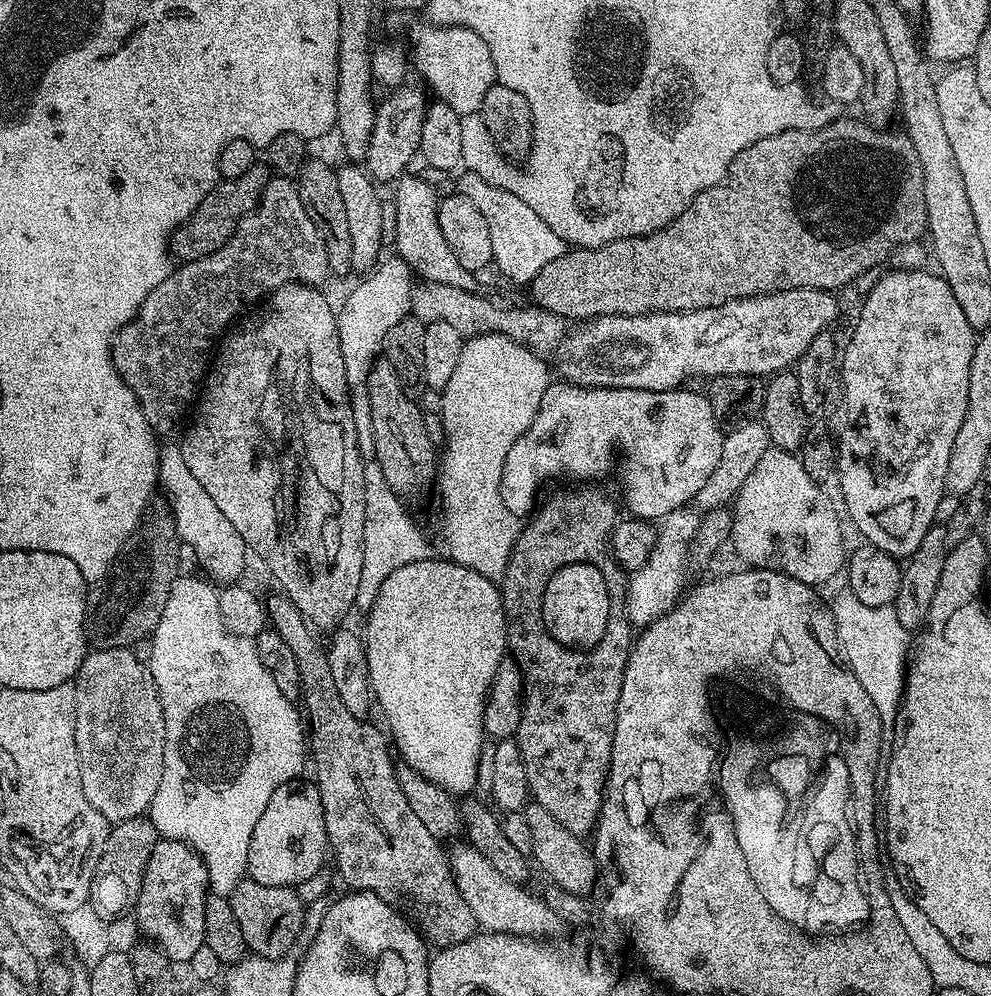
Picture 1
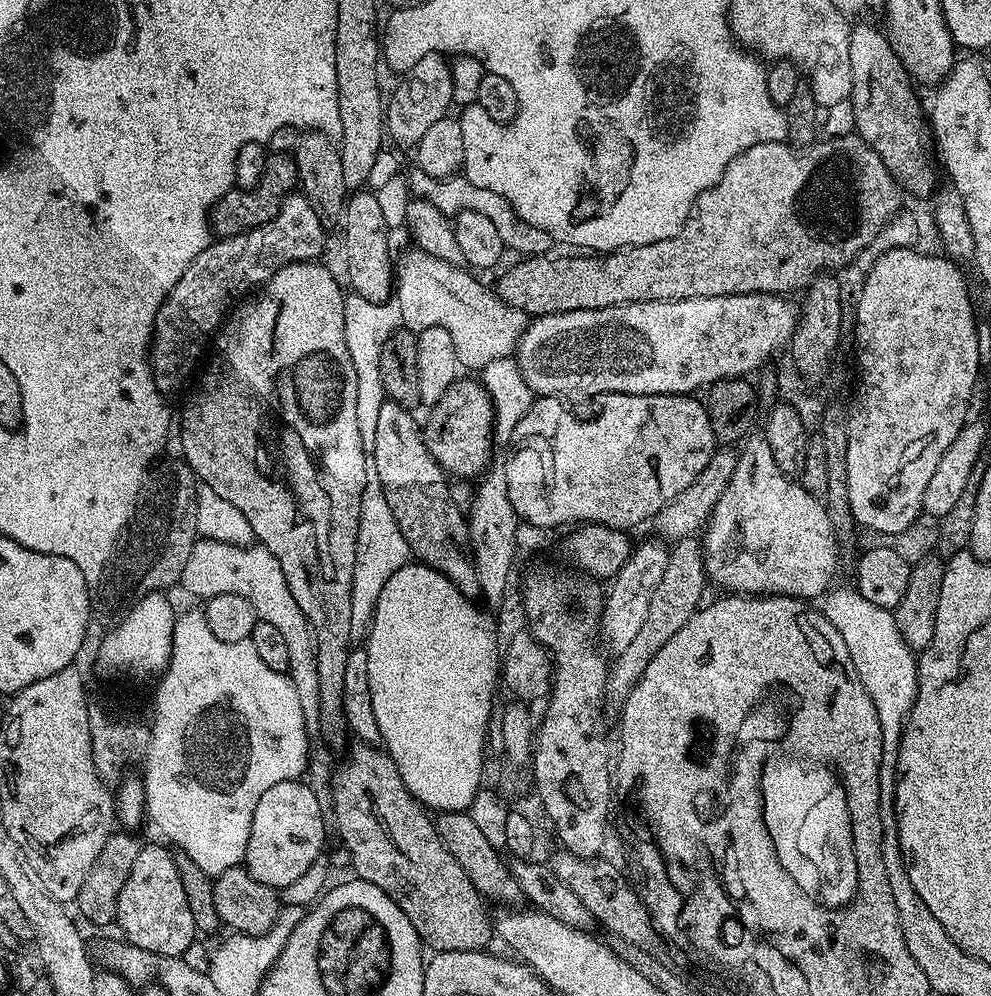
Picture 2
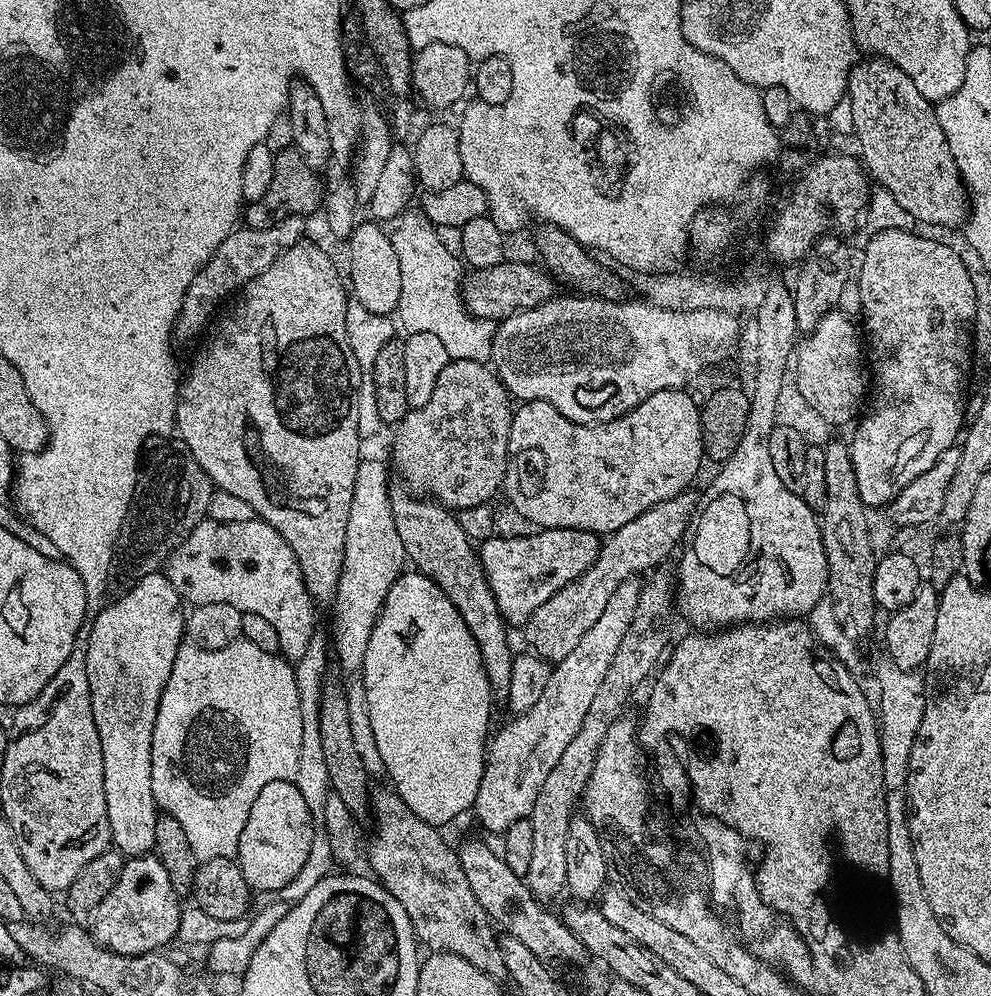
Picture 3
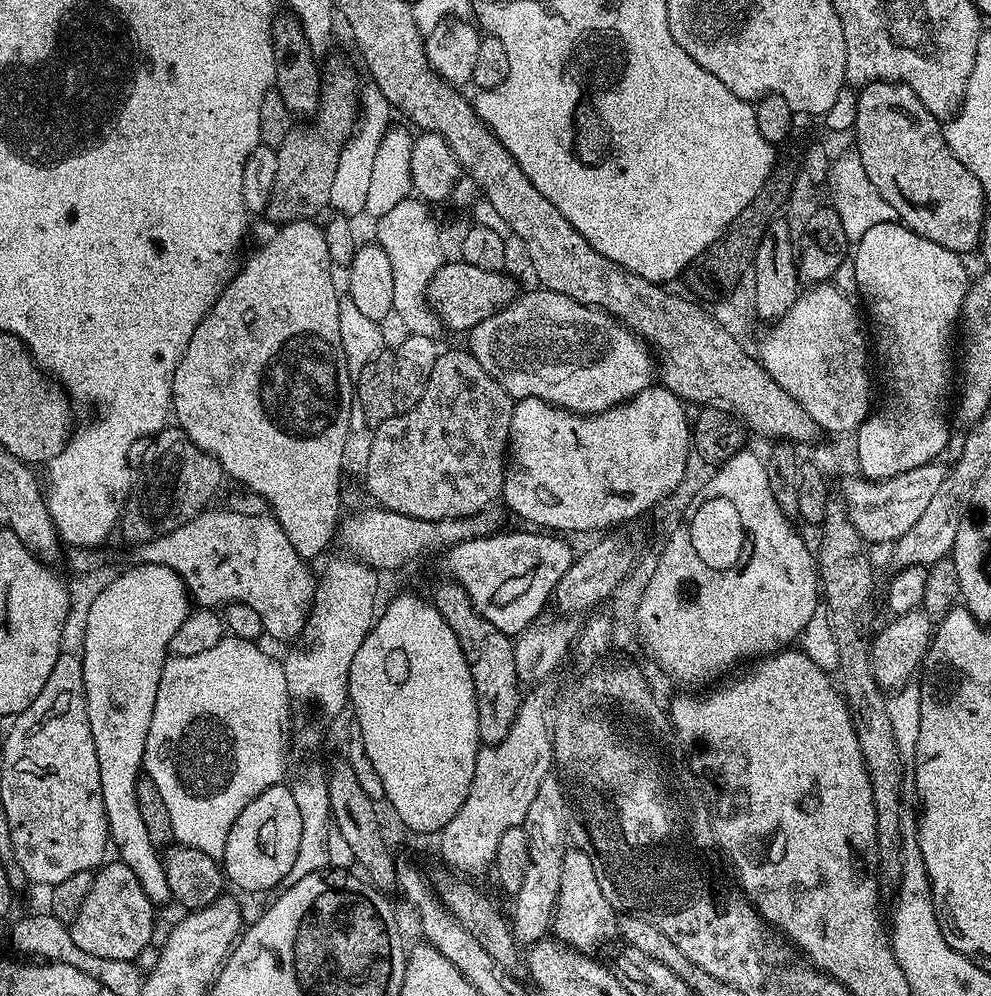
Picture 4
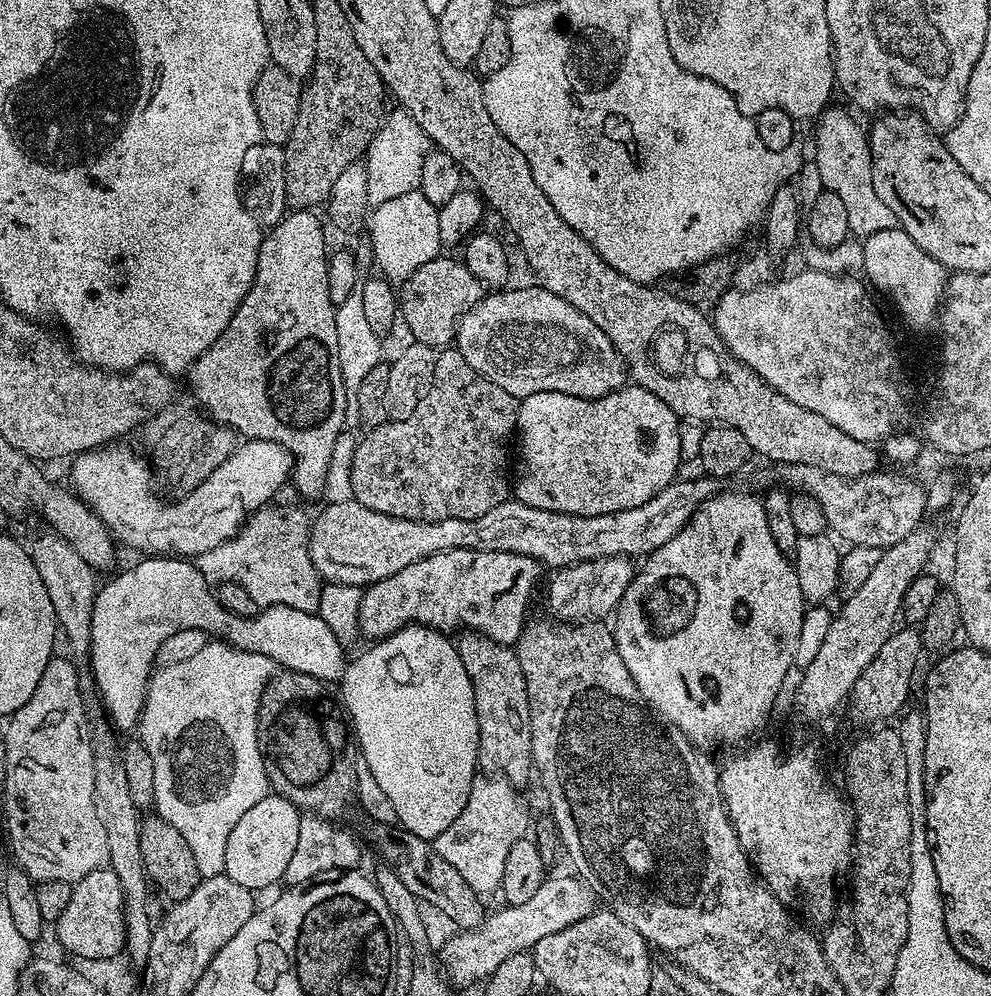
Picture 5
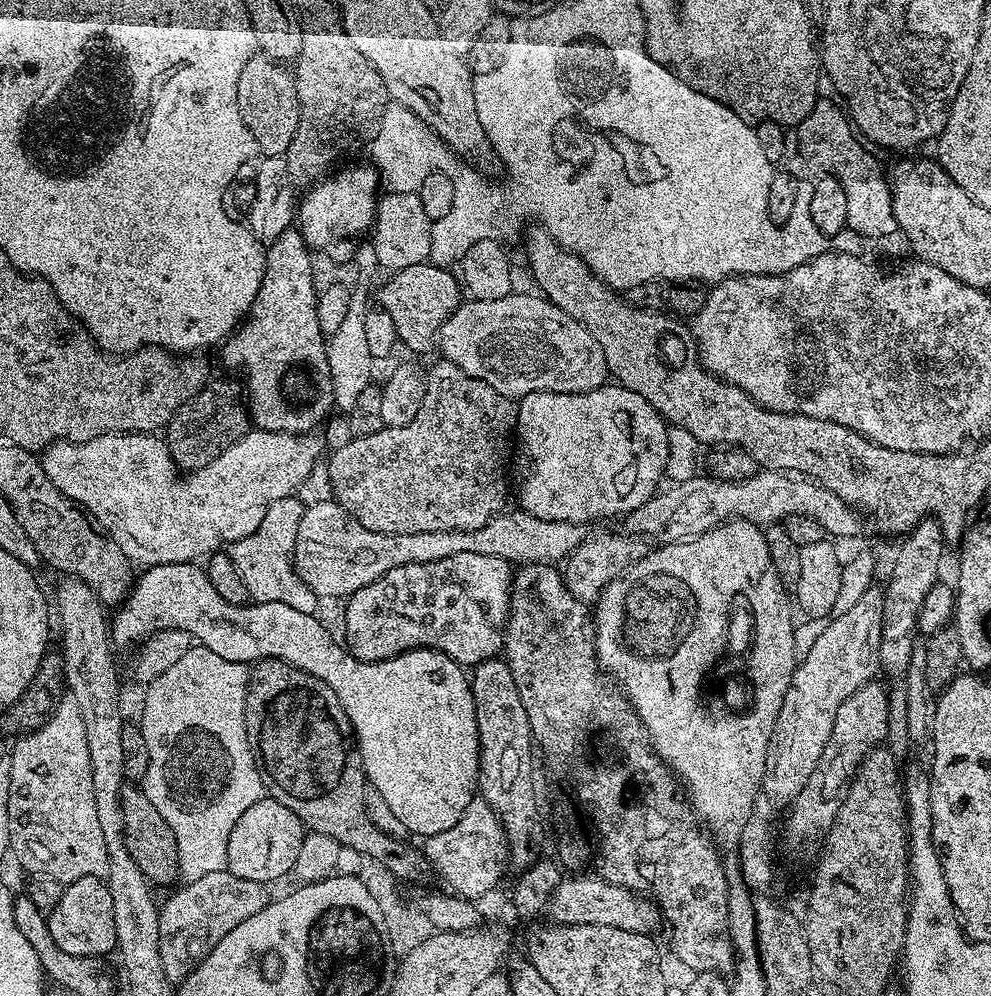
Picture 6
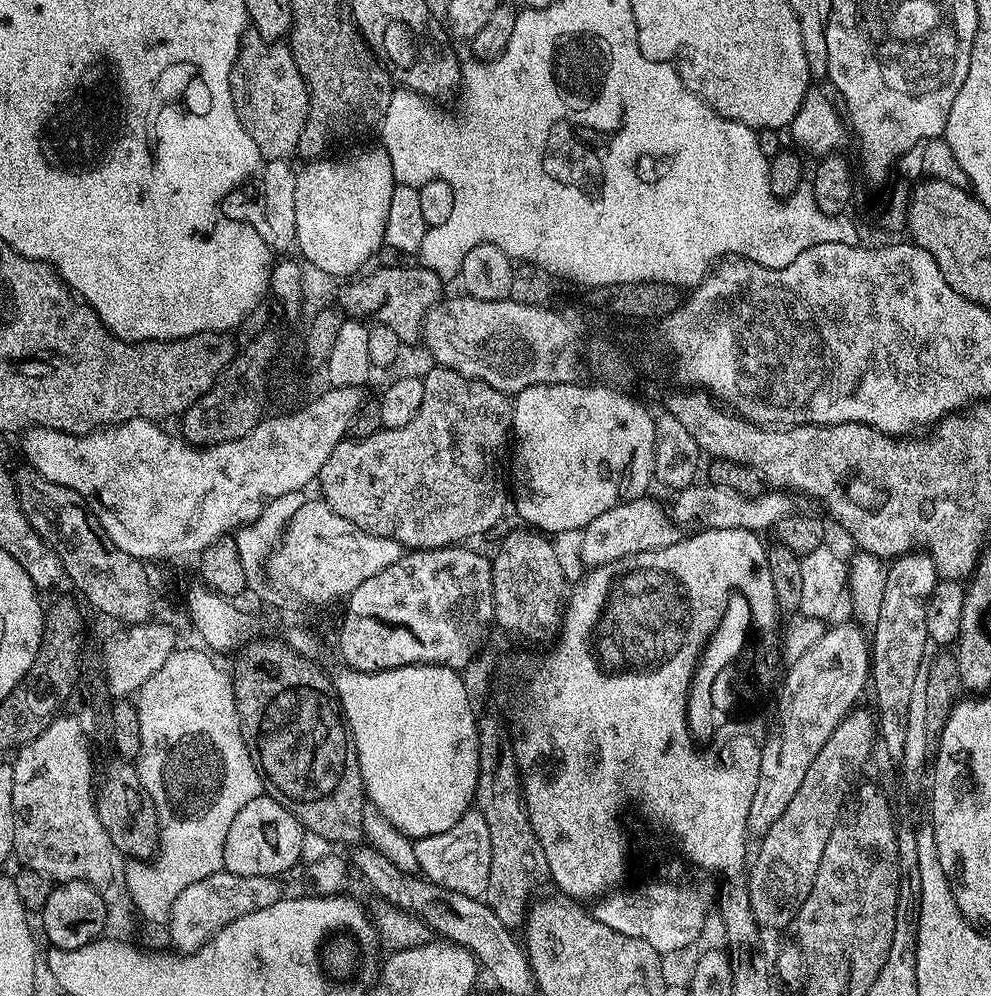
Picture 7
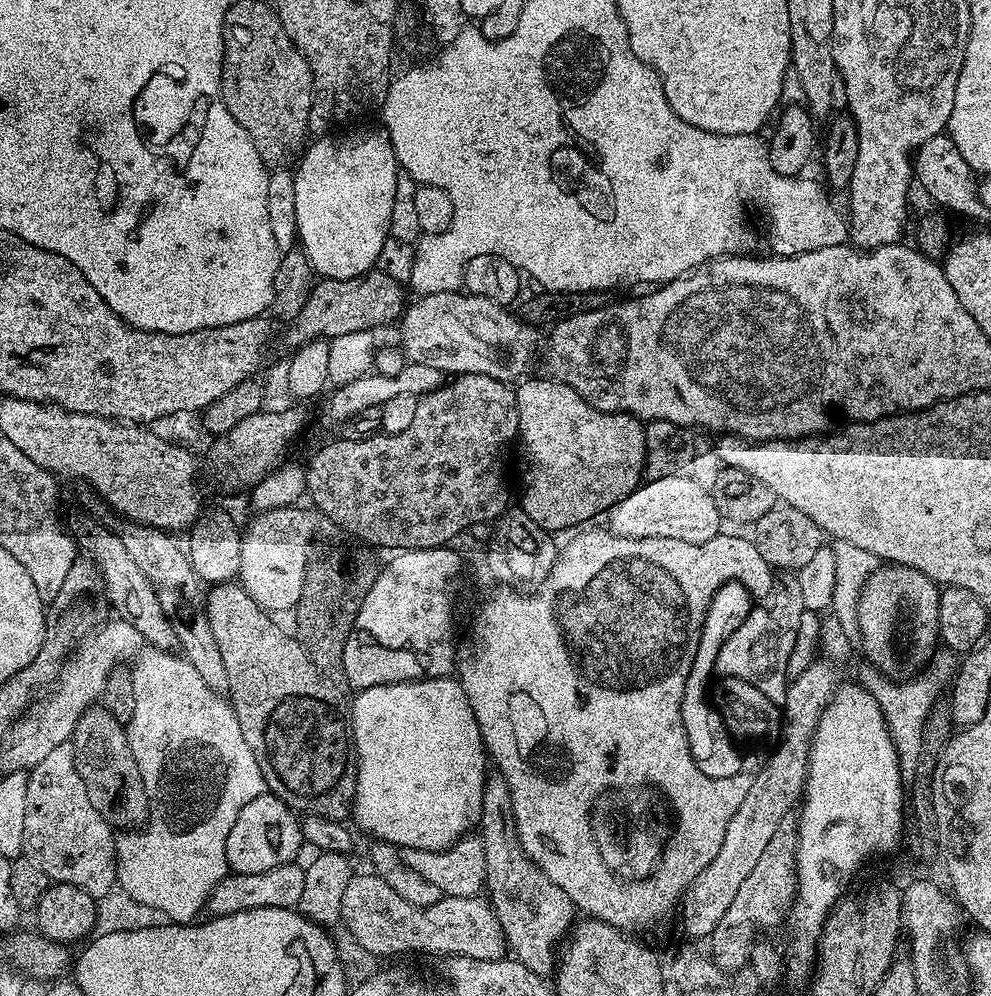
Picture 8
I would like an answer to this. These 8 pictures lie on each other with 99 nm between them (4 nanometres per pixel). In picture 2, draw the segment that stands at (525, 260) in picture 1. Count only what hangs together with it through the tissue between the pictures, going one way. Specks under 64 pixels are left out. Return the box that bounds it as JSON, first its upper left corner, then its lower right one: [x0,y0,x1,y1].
[406,167,554,257]

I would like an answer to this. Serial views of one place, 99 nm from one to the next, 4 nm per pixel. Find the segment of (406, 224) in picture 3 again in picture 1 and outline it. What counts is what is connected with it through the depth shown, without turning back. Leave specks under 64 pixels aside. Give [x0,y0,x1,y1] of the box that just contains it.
[411,282,566,354]

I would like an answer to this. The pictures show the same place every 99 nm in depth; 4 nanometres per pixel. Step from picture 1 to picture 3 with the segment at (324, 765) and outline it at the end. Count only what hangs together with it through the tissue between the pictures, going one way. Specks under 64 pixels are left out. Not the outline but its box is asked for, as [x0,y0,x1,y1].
[366,790,505,980]

